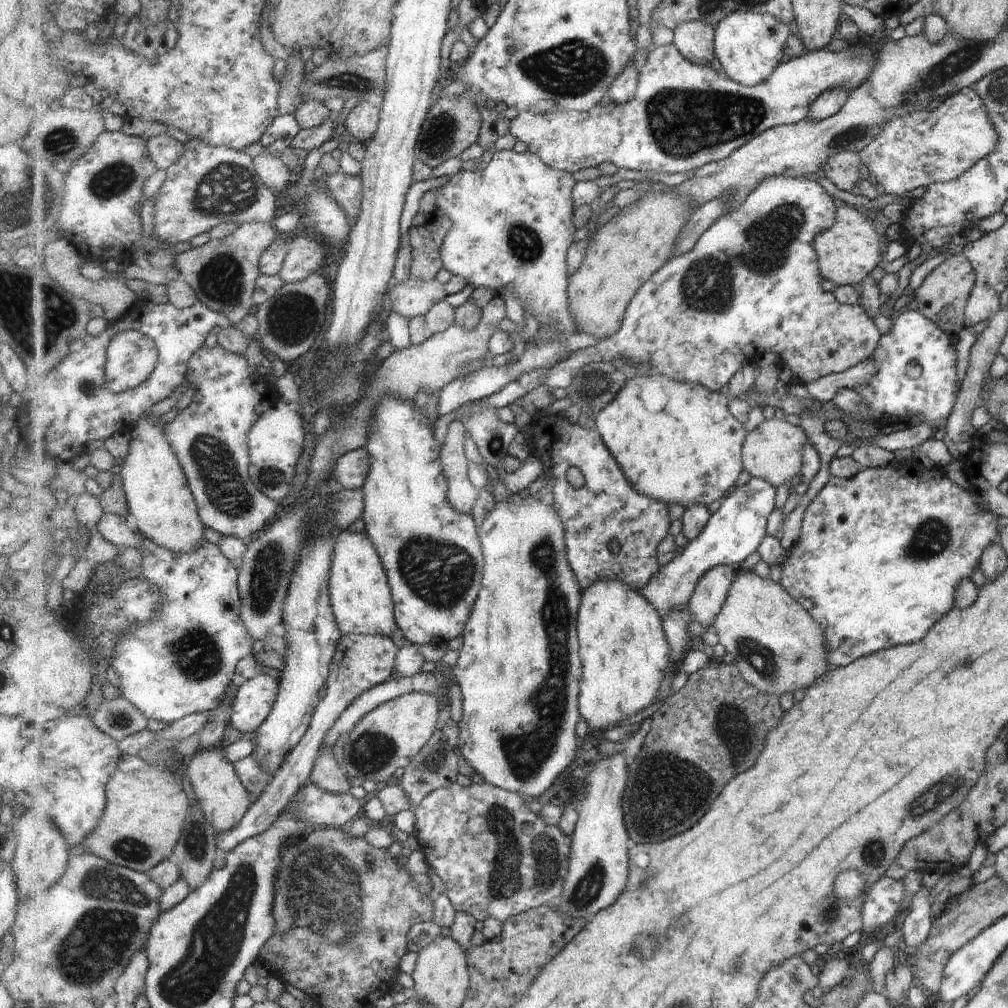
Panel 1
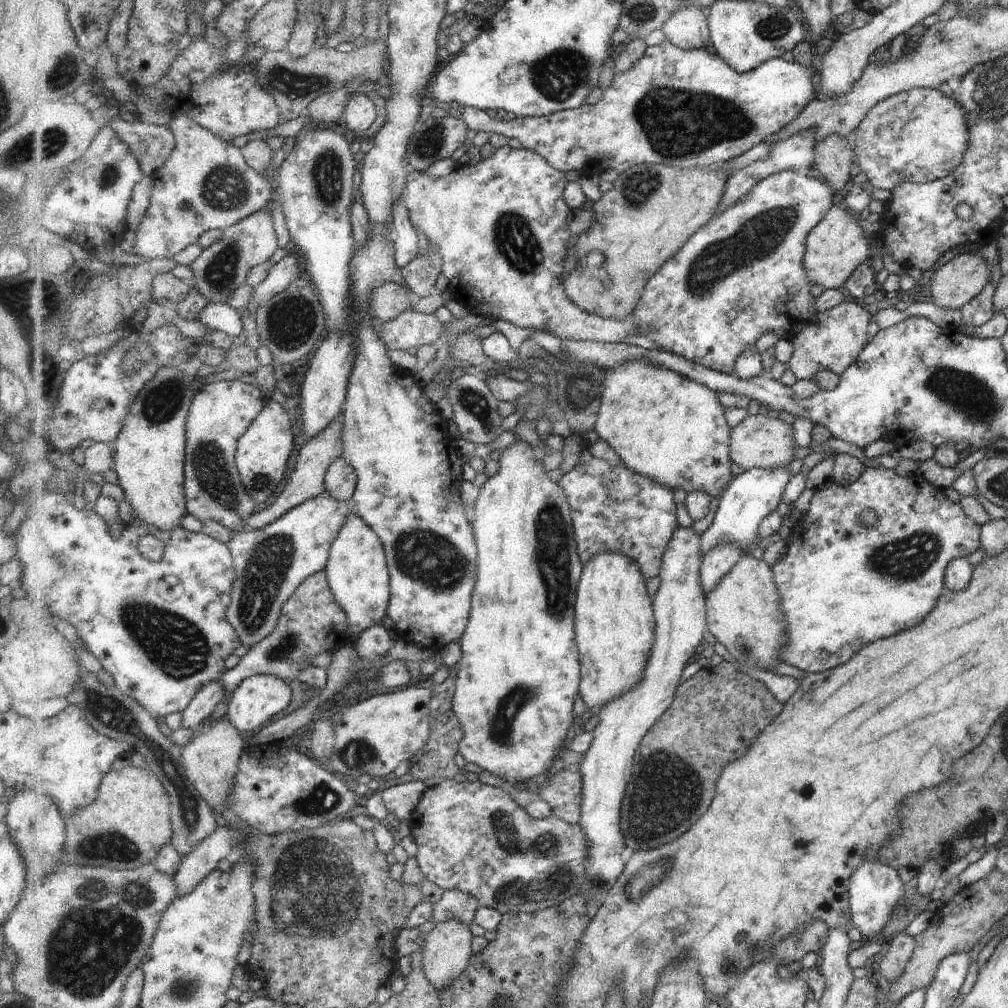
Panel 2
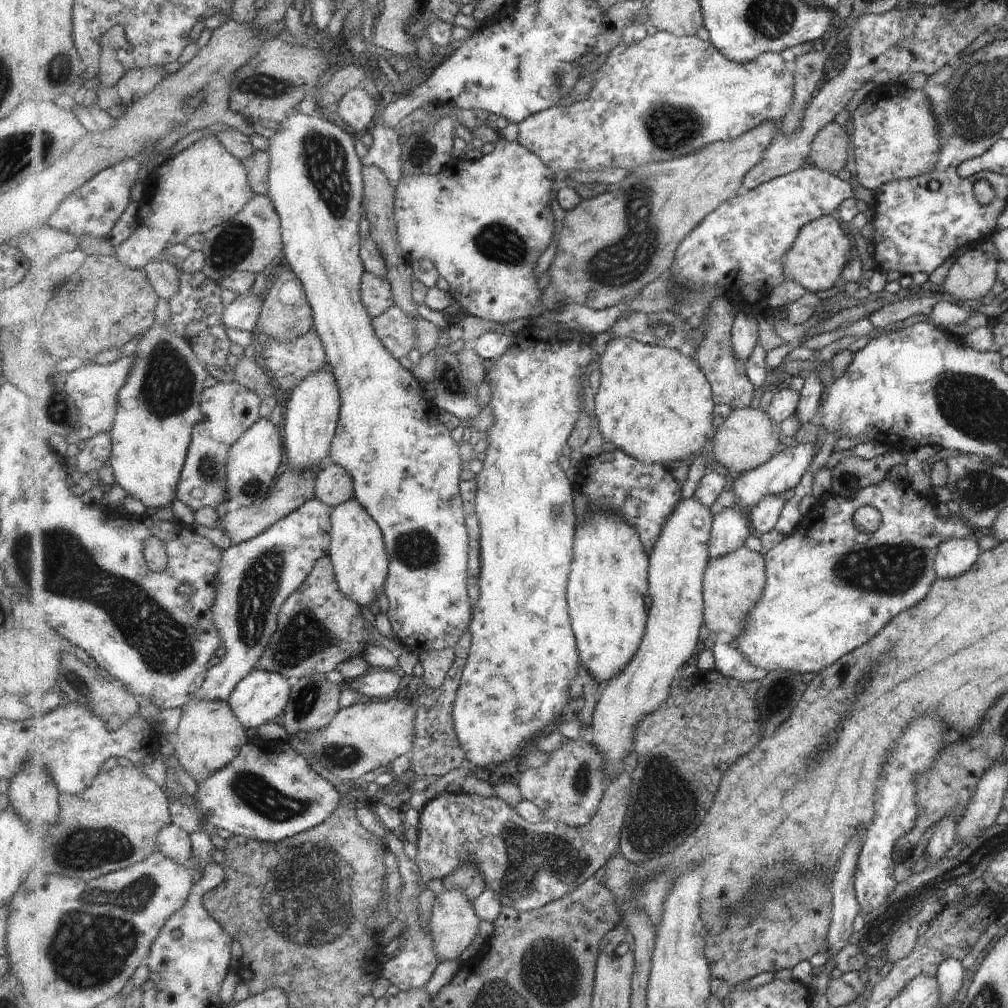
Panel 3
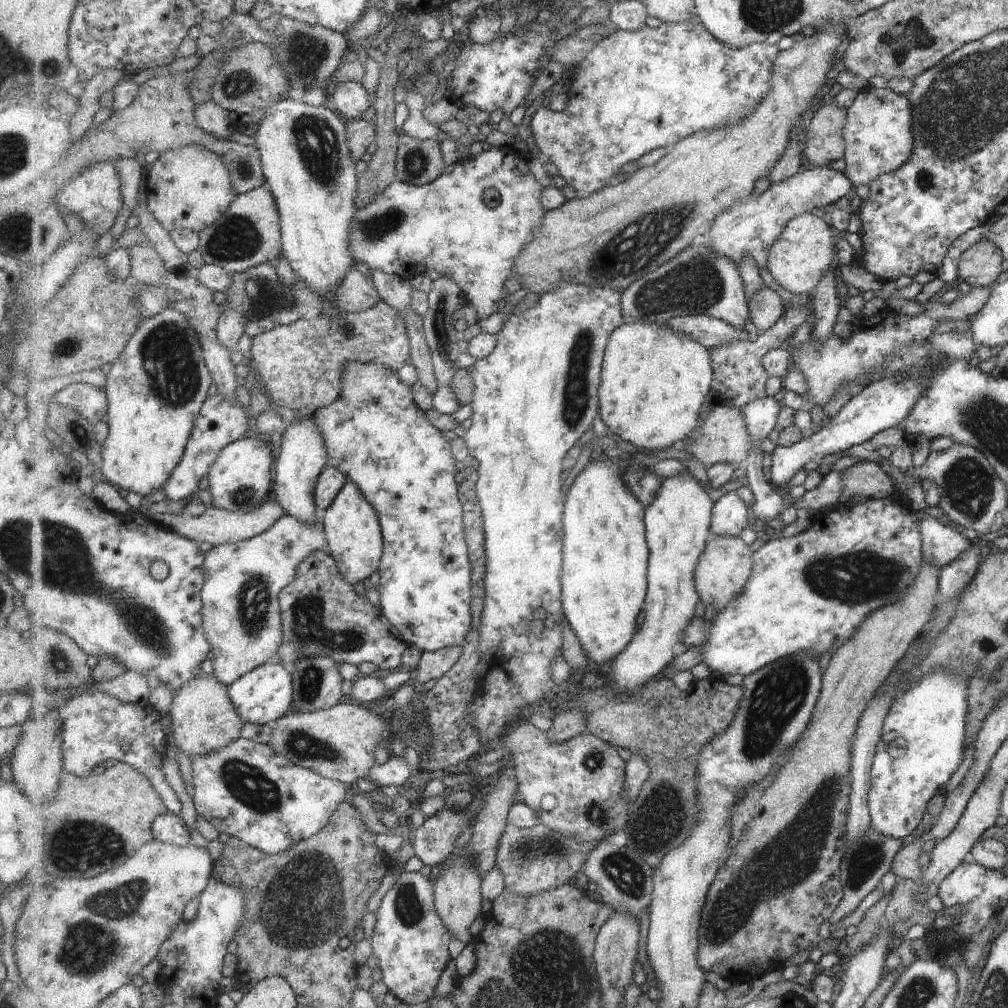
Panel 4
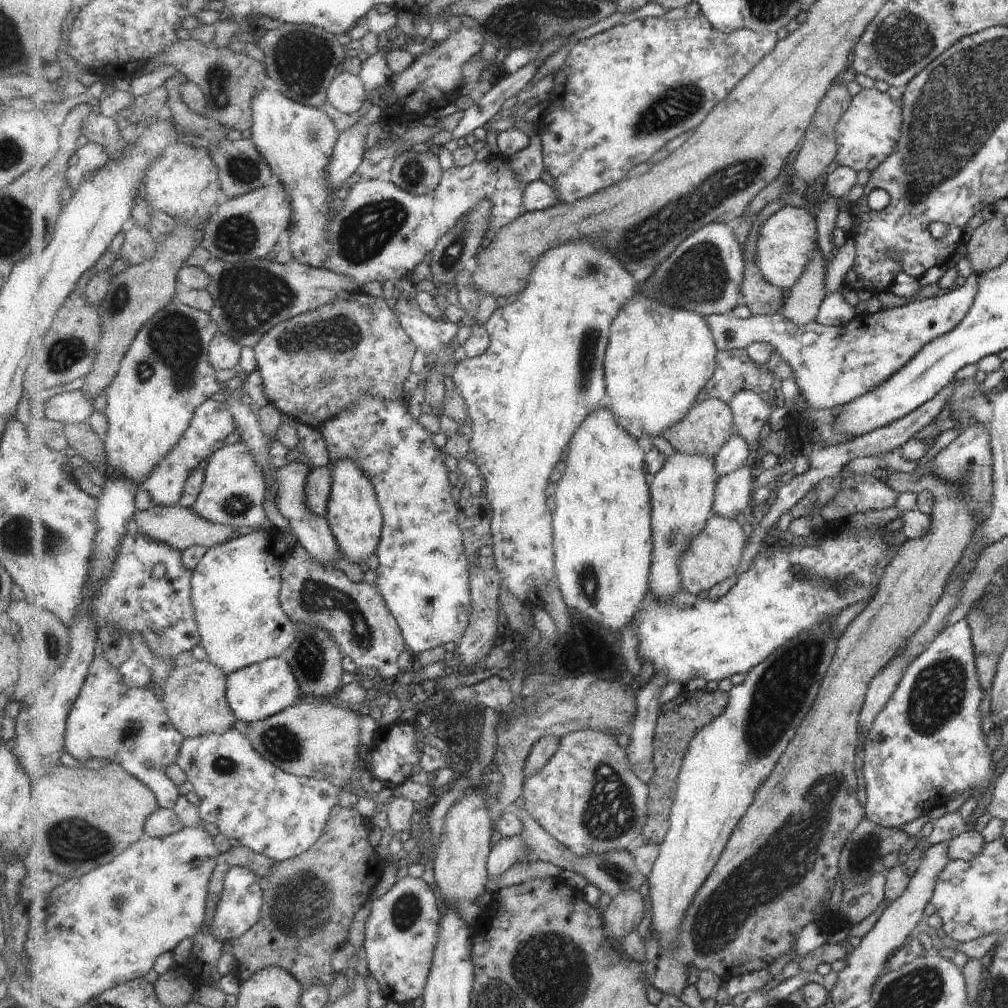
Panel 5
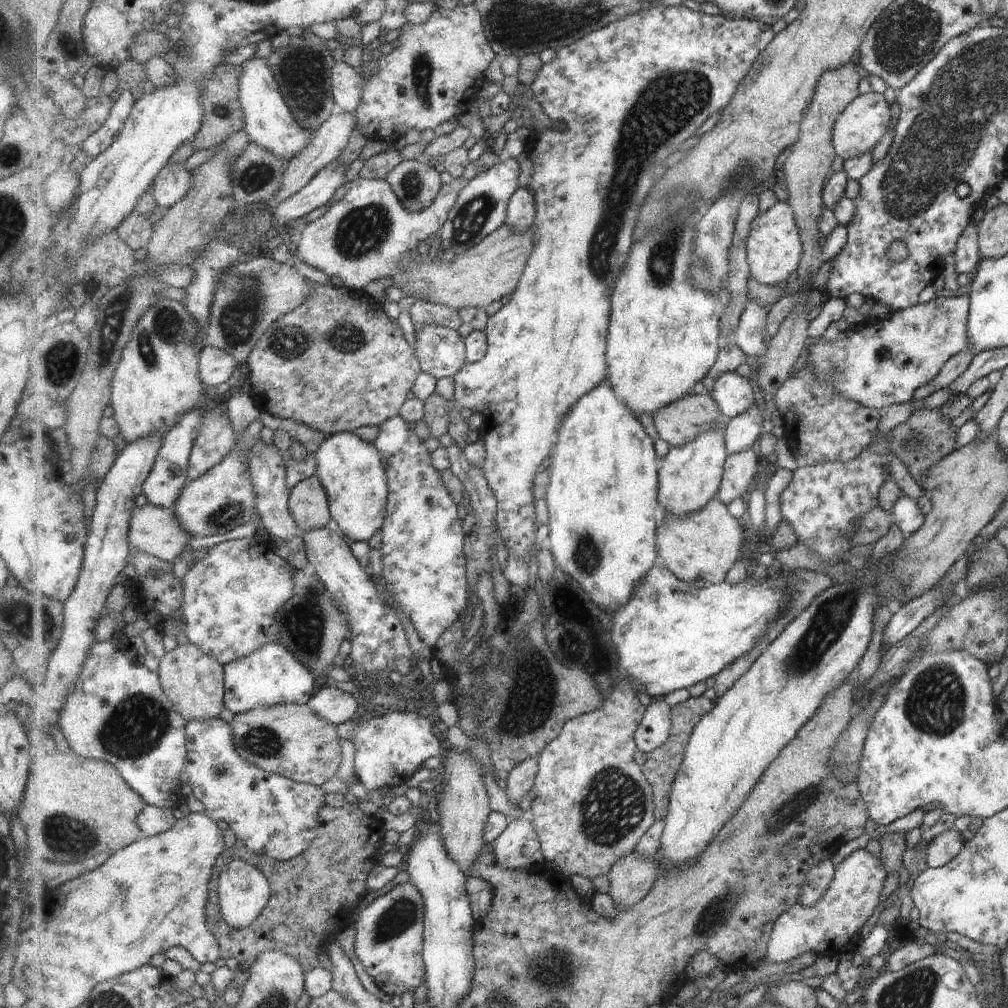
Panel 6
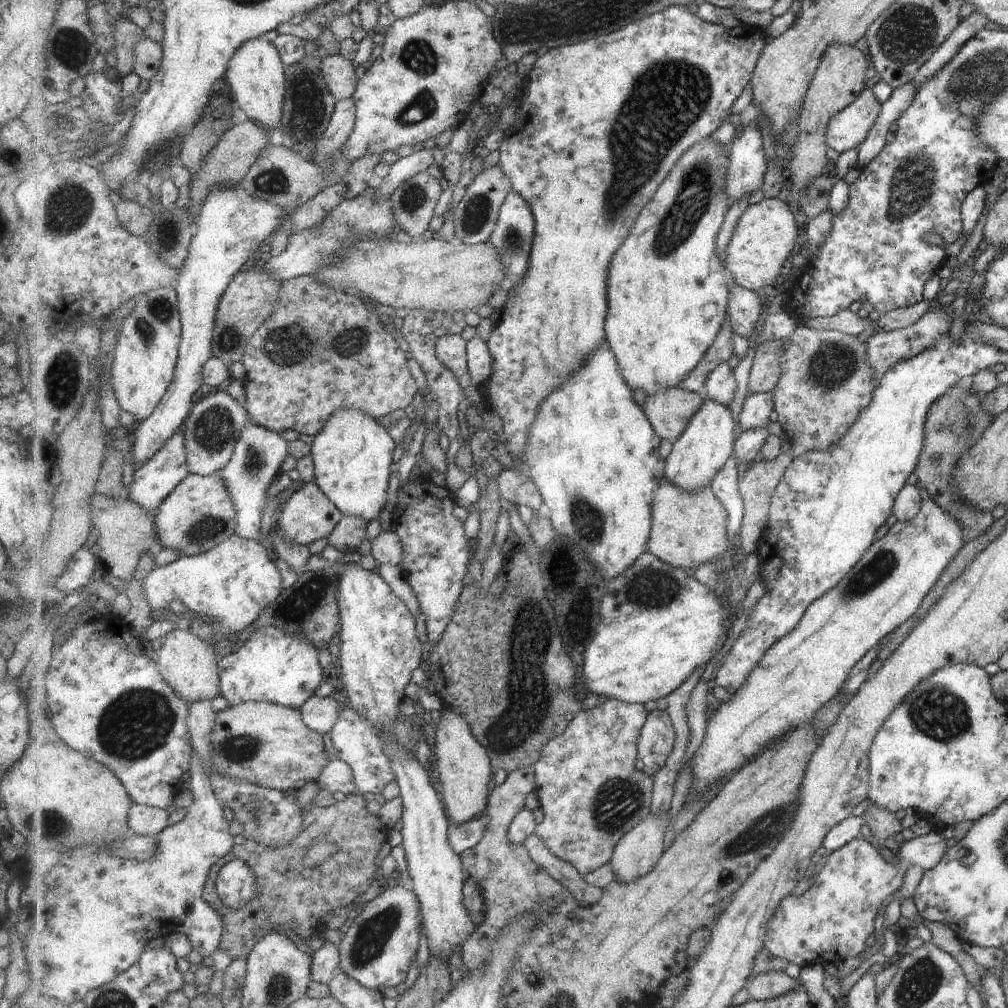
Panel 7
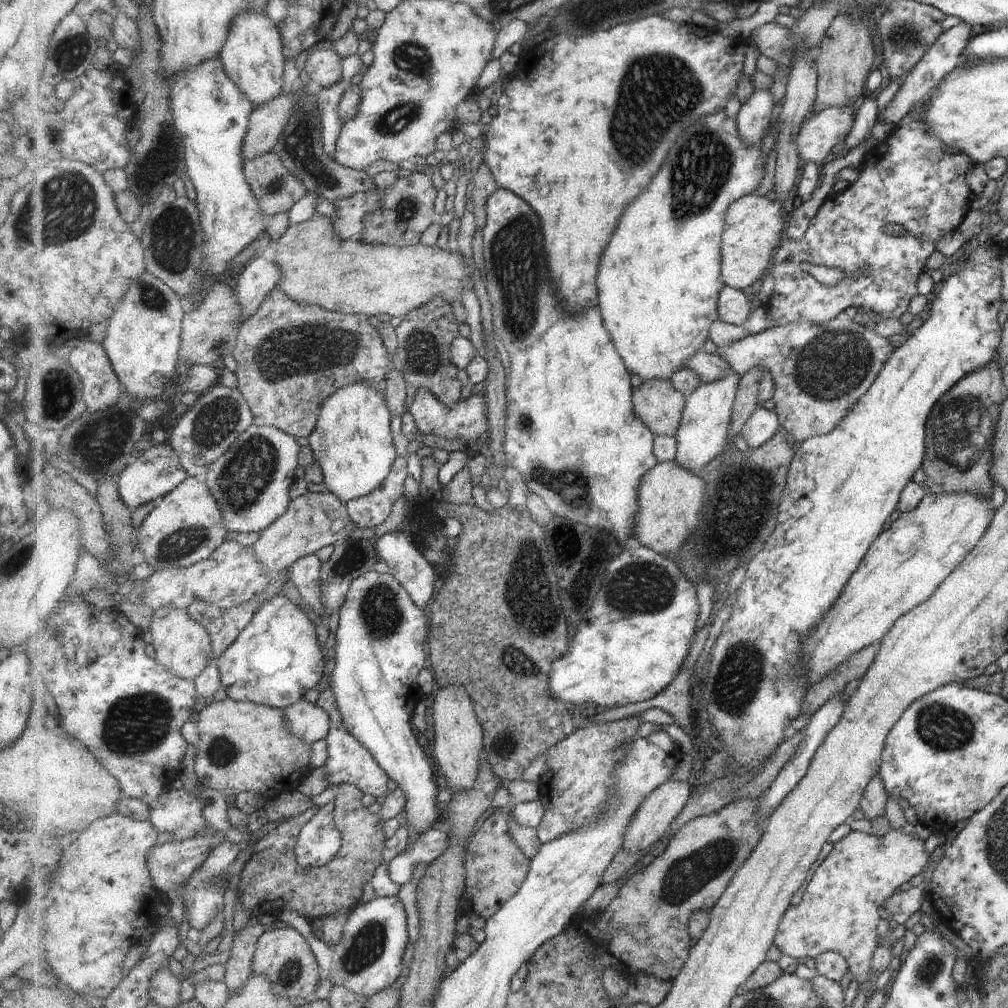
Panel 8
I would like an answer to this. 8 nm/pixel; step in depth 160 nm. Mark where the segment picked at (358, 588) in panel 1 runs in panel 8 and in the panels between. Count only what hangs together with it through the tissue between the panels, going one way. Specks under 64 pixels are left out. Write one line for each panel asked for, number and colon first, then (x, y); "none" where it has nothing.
2: (357, 569)
3: (358, 550)
4: (352, 527)
5: (355, 515)
6: (353, 472)
7: (353, 454)
8: (354, 444)

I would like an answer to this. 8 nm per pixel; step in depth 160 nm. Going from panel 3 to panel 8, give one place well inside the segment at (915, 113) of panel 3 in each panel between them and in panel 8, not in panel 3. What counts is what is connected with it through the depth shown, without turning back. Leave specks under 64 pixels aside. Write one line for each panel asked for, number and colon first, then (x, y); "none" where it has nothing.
4: (878, 133)
5: (868, 131)
6: (857, 129)
7: (848, 128)
8: (823, 132)

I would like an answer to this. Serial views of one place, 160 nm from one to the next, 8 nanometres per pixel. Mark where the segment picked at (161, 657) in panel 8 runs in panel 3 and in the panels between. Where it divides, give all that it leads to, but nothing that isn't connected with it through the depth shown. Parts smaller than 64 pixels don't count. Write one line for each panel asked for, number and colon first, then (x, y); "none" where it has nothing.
3: (209, 737)
4: (204, 719)
5: (195, 696)
6: (195, 682)
7: (188, 663)

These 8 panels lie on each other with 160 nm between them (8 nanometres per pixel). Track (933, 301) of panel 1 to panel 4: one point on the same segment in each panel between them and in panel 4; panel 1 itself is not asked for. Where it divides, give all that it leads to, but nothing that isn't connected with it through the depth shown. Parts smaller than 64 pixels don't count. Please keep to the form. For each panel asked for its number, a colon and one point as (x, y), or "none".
2: (954, 283)
3: (970, 276)
4: (979, 265)

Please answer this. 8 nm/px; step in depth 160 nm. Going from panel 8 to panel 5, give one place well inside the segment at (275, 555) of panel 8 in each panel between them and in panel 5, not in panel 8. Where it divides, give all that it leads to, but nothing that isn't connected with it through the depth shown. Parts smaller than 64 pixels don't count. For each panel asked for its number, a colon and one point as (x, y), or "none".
5: (319, 485)
6: (309, 504)
7: (308, 515)

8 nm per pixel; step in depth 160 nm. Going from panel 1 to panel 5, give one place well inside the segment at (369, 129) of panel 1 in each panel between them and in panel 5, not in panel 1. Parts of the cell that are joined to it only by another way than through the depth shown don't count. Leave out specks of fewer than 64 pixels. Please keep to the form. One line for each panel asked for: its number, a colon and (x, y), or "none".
2: (361, 112)
3: (357, 109)
4: (351, 101)
5: (347, 94)

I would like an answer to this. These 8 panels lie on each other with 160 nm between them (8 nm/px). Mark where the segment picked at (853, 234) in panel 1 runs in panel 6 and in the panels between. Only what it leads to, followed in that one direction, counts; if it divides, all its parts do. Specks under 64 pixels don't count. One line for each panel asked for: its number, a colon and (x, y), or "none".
2: (835, 248)
3: (819, 255)
4: (797, 261)
5: (787, 243)
6: (775, 248)

